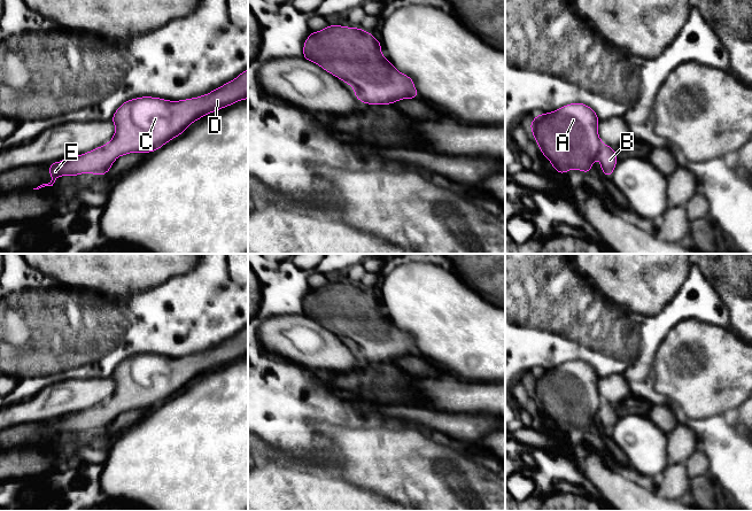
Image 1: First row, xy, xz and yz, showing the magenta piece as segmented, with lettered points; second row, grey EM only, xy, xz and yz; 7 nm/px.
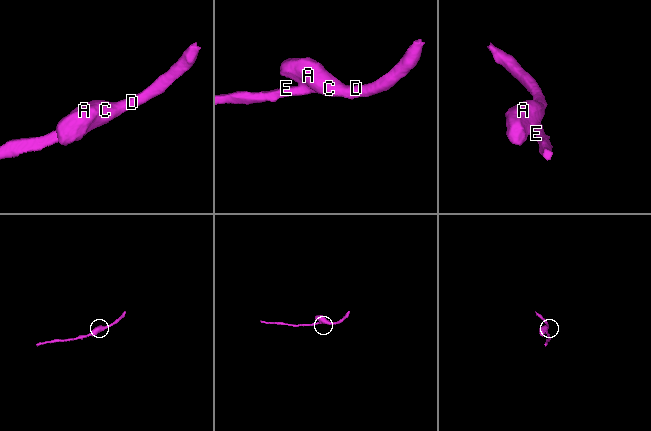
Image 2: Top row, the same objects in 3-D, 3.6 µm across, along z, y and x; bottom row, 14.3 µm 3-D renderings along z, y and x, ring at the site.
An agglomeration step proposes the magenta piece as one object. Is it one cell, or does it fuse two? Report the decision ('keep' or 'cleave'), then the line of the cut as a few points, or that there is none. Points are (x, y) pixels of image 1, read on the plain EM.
keep; cut none

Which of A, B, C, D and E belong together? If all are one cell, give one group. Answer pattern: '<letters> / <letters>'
A B C D E

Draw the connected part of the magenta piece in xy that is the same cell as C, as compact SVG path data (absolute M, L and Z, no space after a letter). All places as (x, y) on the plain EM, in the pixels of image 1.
M248 326L233 338L201 354L178 358L153 354L140 354L127 357L116 366L110 377L115 381L115 390L109 400L85 411L70 413L60 419L53 419L48 425L52 438L33 447L53 443L56 435L61 433L79 433L82 431L104 433L109 429L117 415L130 410L155 409L170 397L180 393L192 380L203 373L246 356L248 356Z

